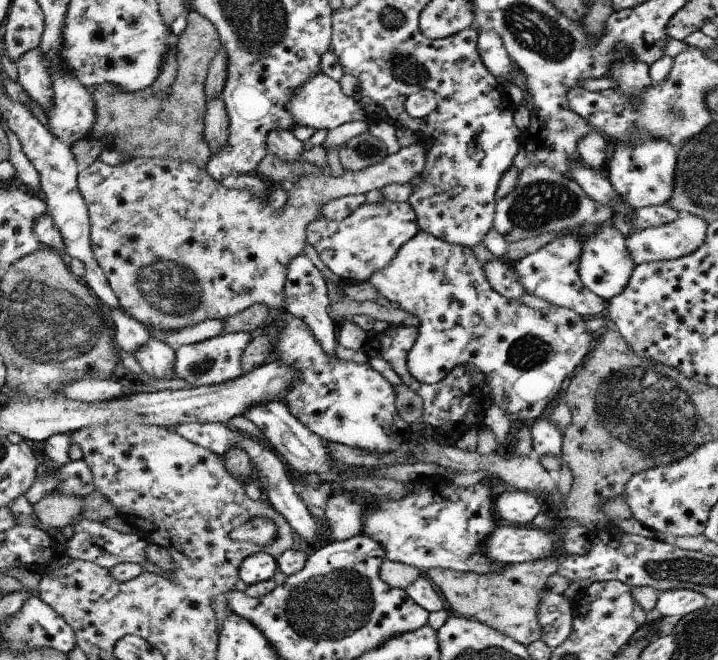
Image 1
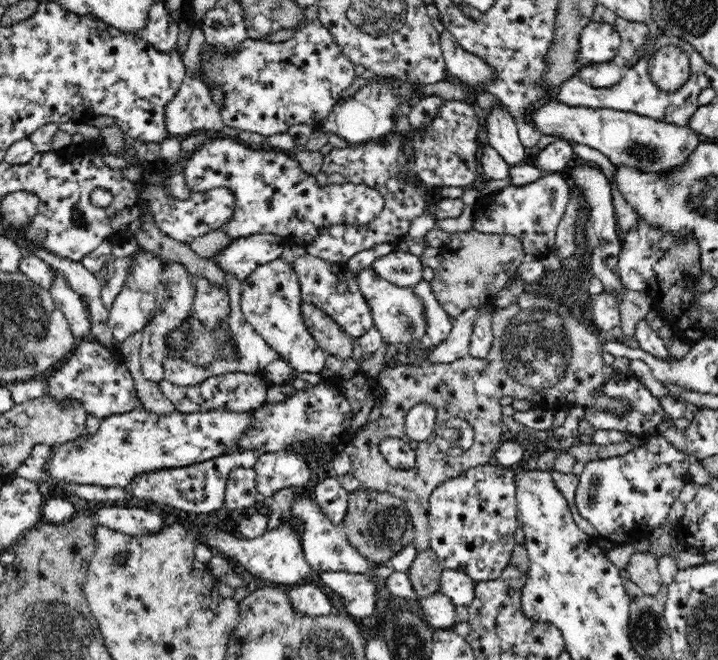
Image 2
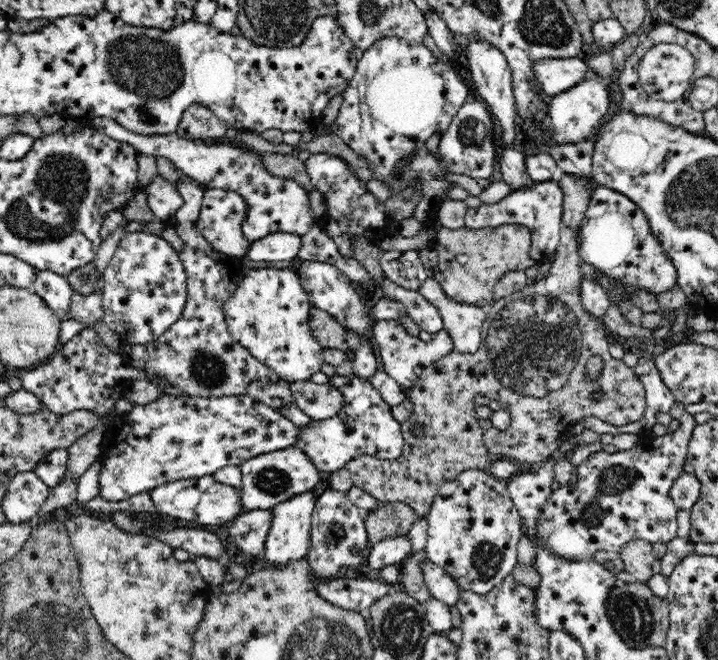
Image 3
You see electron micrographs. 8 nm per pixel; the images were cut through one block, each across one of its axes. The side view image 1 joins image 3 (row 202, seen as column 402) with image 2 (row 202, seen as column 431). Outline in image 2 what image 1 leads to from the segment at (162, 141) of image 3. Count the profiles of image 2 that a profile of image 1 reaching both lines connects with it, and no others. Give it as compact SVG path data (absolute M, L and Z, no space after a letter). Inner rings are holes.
M227 139L214 140L192 154L192 158L183 167L183 179L189 192L202 193L218 187L228 187L234 191L236 210L234 220L222 226L222 230L229 237L240 238L253 234L274 234L284 237L288 242L307 245L318 236L320 230L330 226L356 226L374 220L383 207L383 198L380 192L358 183L344 183L320 185L318 179L306 173L298 159L284 153L282 150L251 149L242 142L233 142Z

